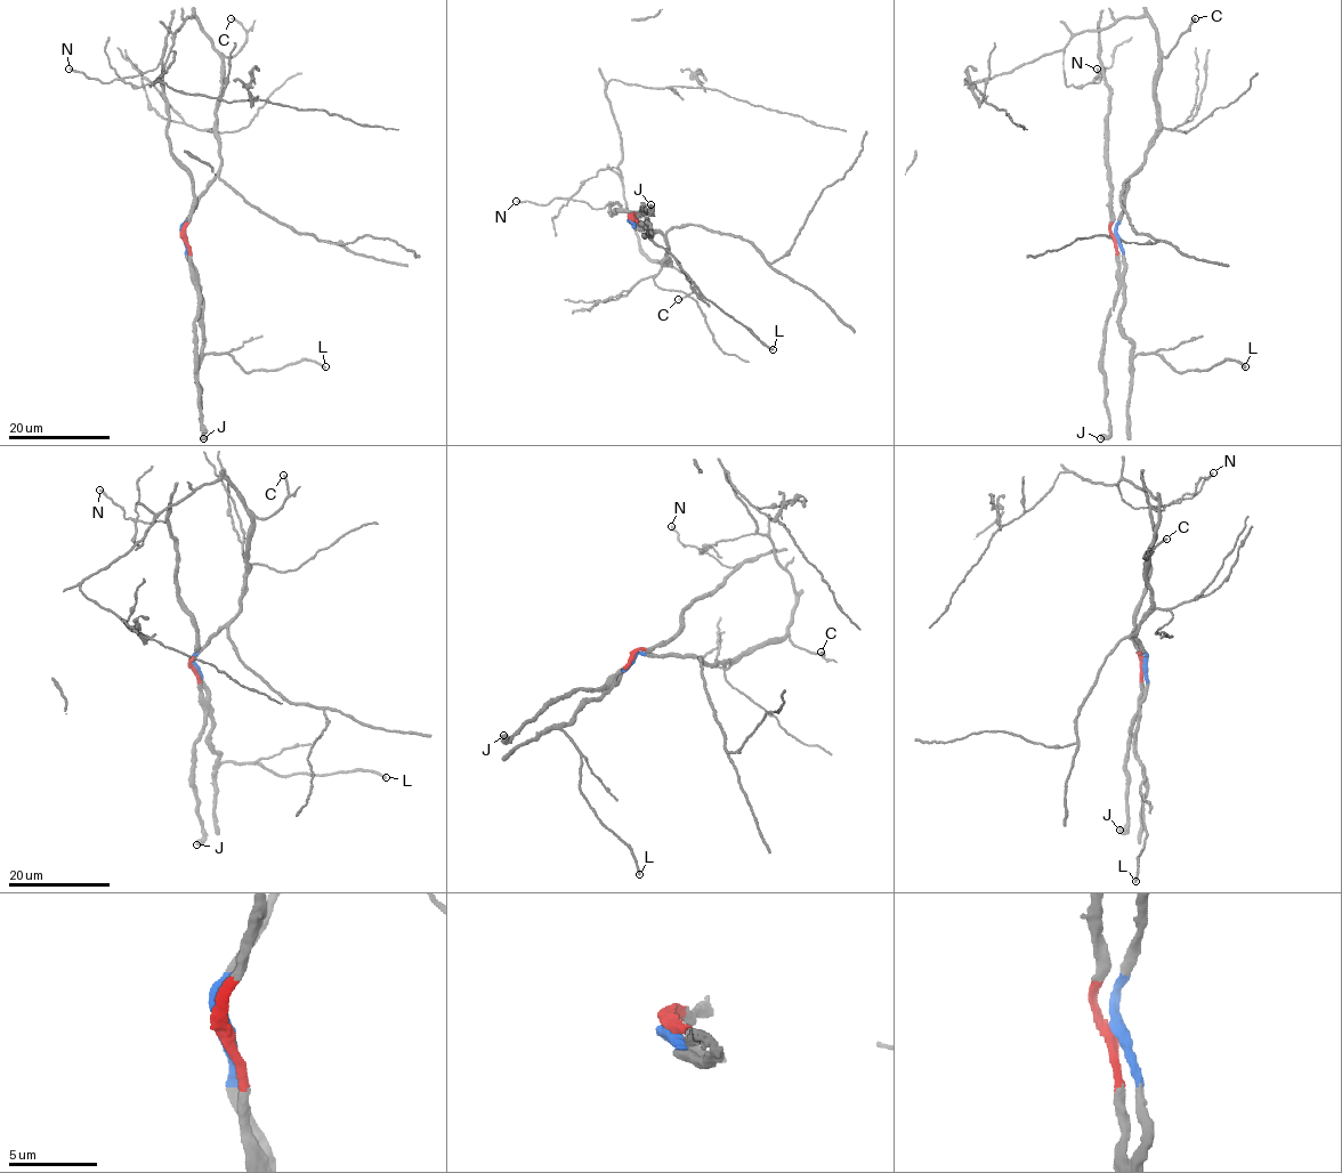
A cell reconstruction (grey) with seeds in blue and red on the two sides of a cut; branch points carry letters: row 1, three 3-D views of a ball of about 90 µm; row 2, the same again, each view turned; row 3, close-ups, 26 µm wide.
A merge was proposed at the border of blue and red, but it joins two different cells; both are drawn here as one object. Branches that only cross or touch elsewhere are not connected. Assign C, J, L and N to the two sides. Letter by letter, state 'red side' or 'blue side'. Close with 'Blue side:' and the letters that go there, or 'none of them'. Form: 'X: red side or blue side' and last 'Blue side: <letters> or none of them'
C: blue side
J: red side
L: blue side
N: red side
Blue side: C, L

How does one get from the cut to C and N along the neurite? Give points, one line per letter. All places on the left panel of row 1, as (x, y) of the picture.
C: (184, 237), (183, 223), (220, 167), (216, 105), (221, 59), (233, 56), (247, 39), (247, 30), (231, 18)
N: (184, 237), (194, 179), (171, 151), (162, 65), (110, 82), (69, 69)

